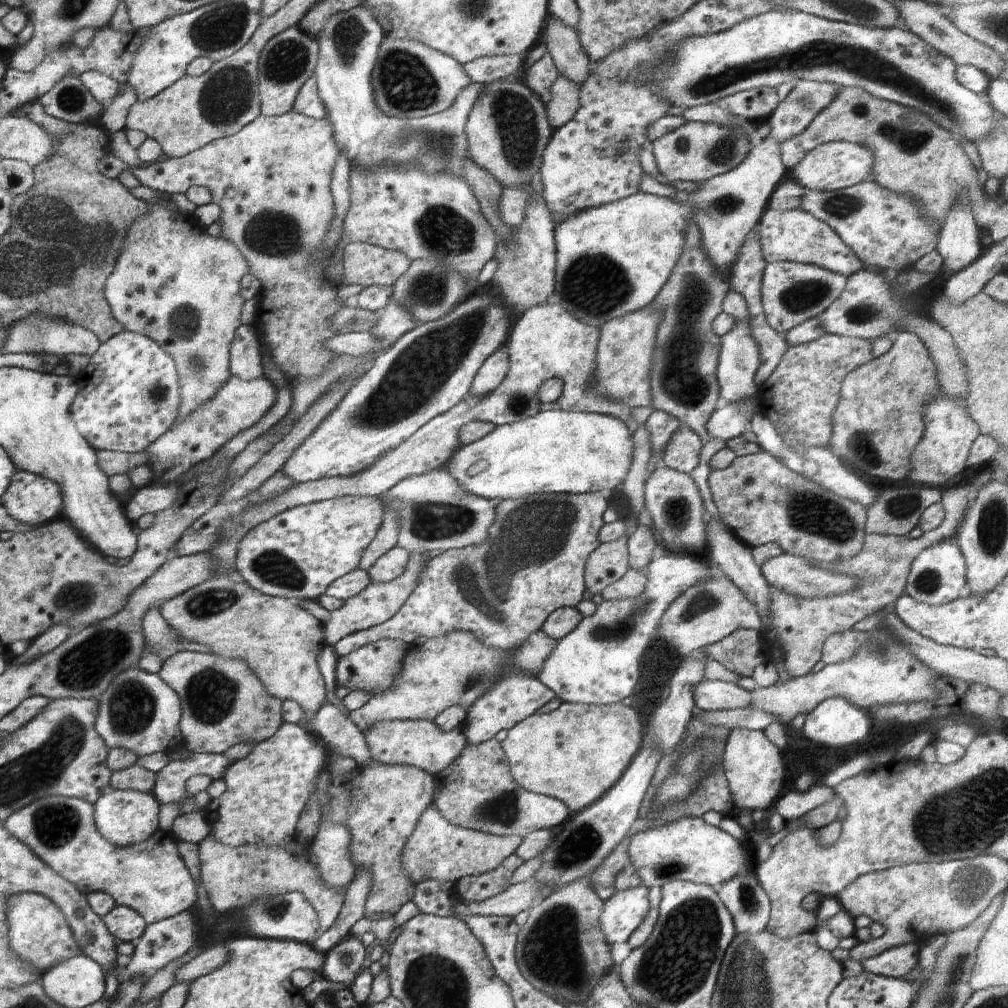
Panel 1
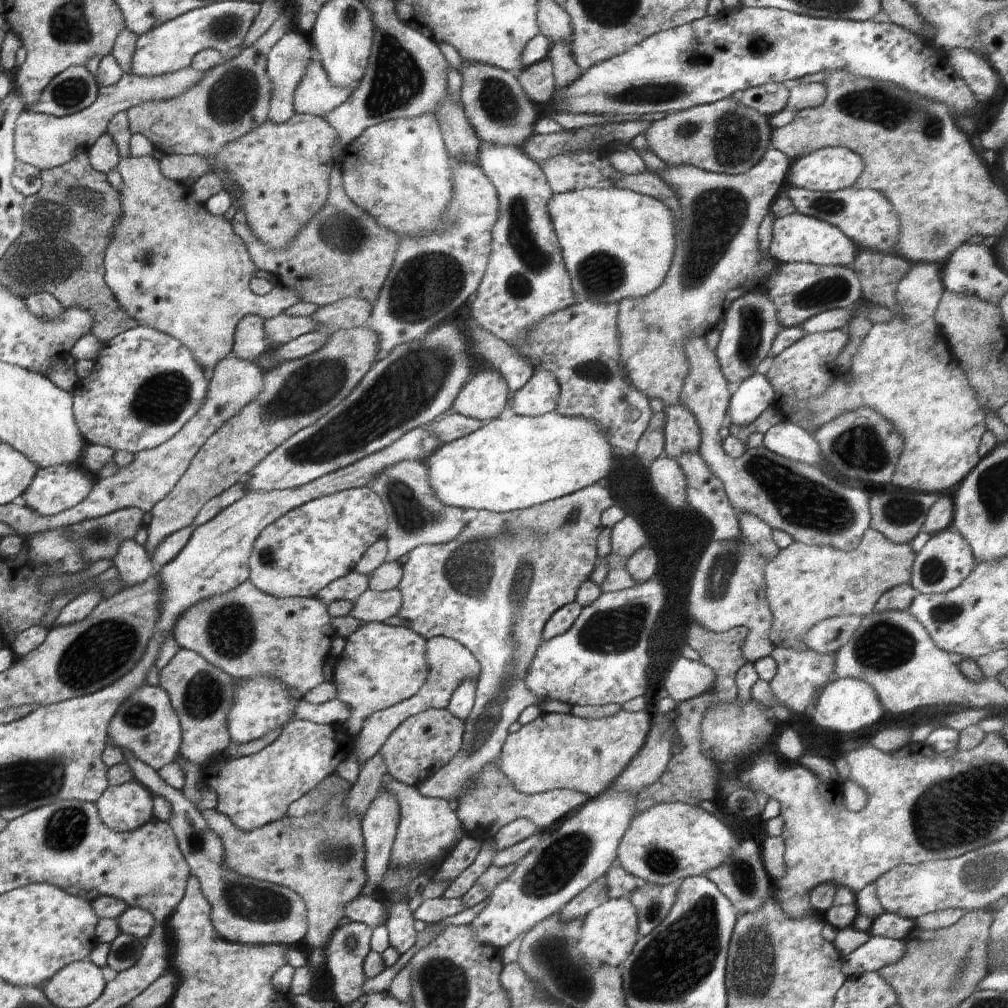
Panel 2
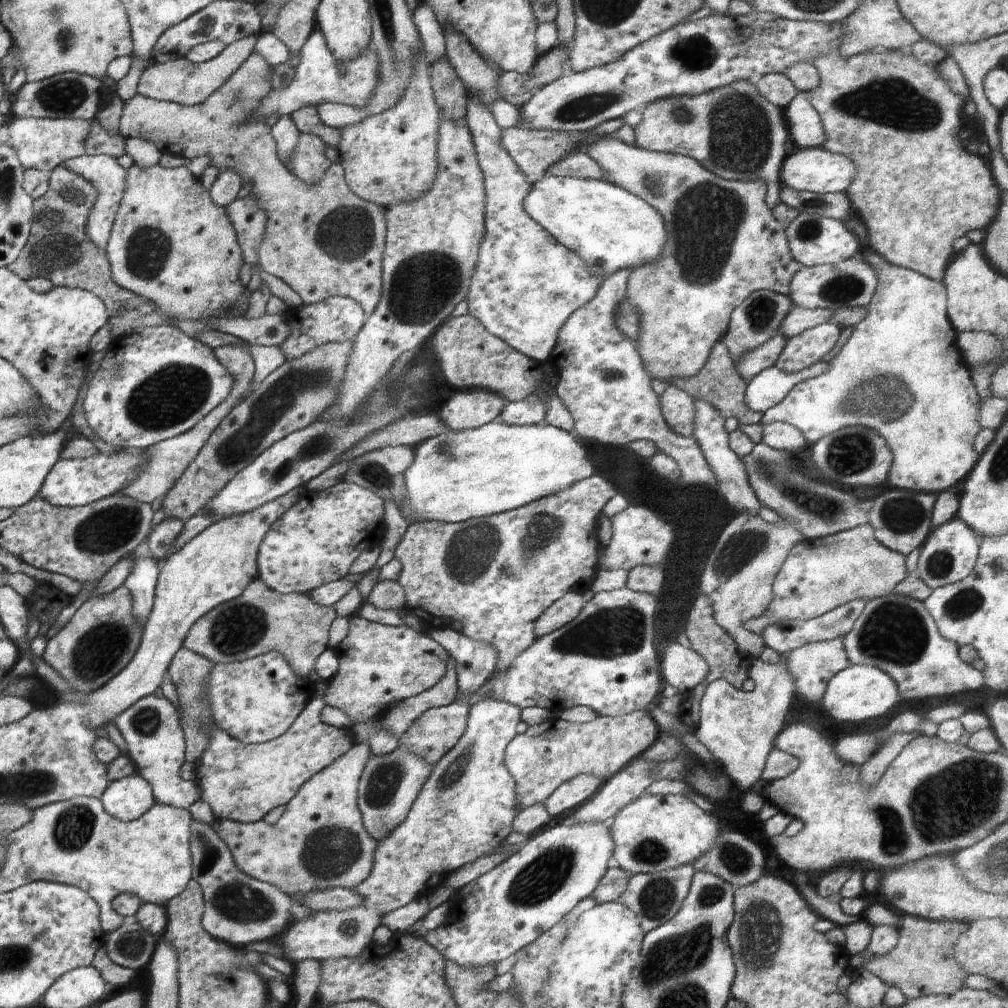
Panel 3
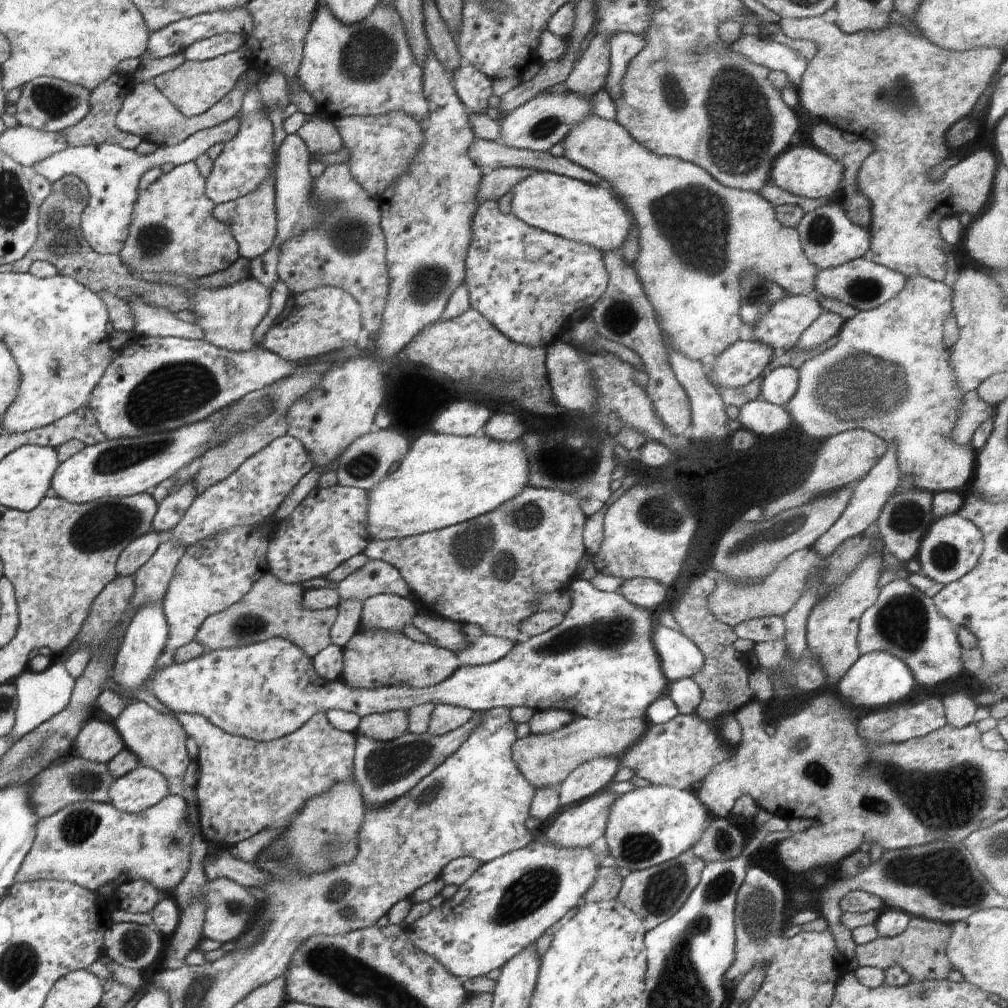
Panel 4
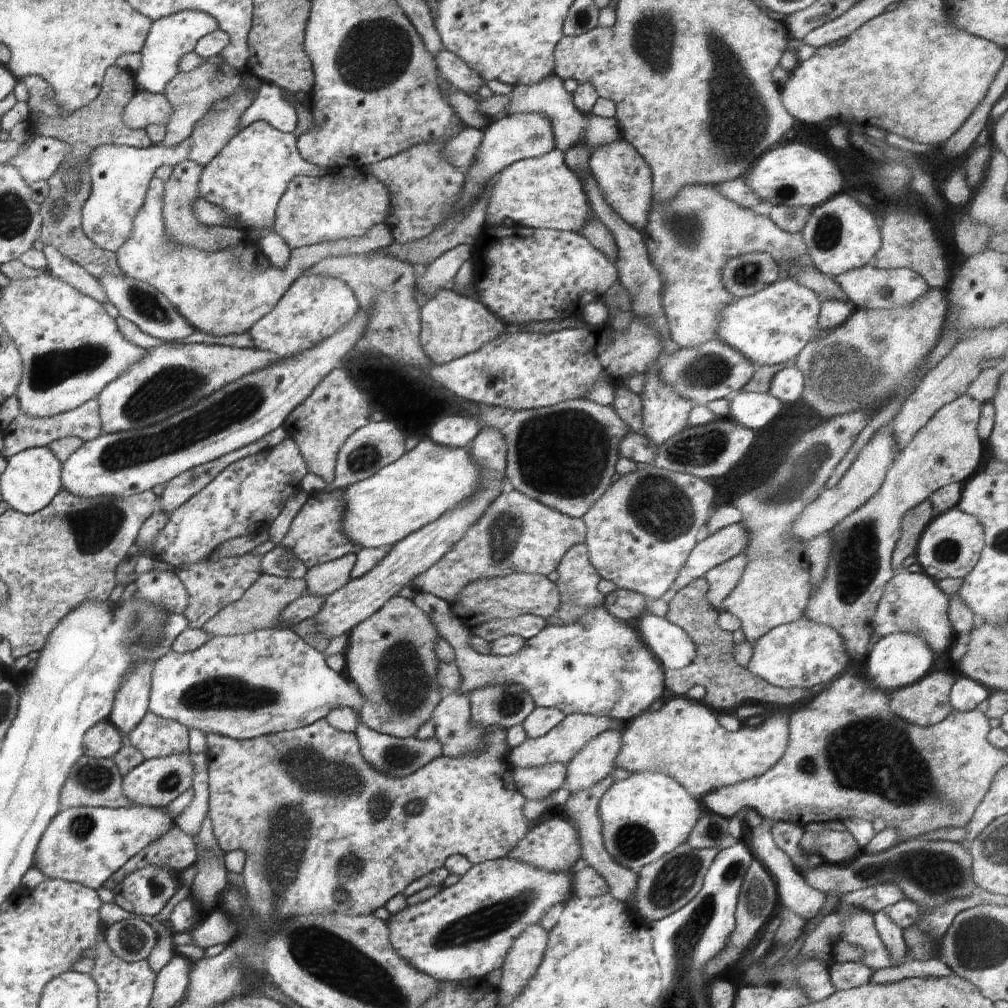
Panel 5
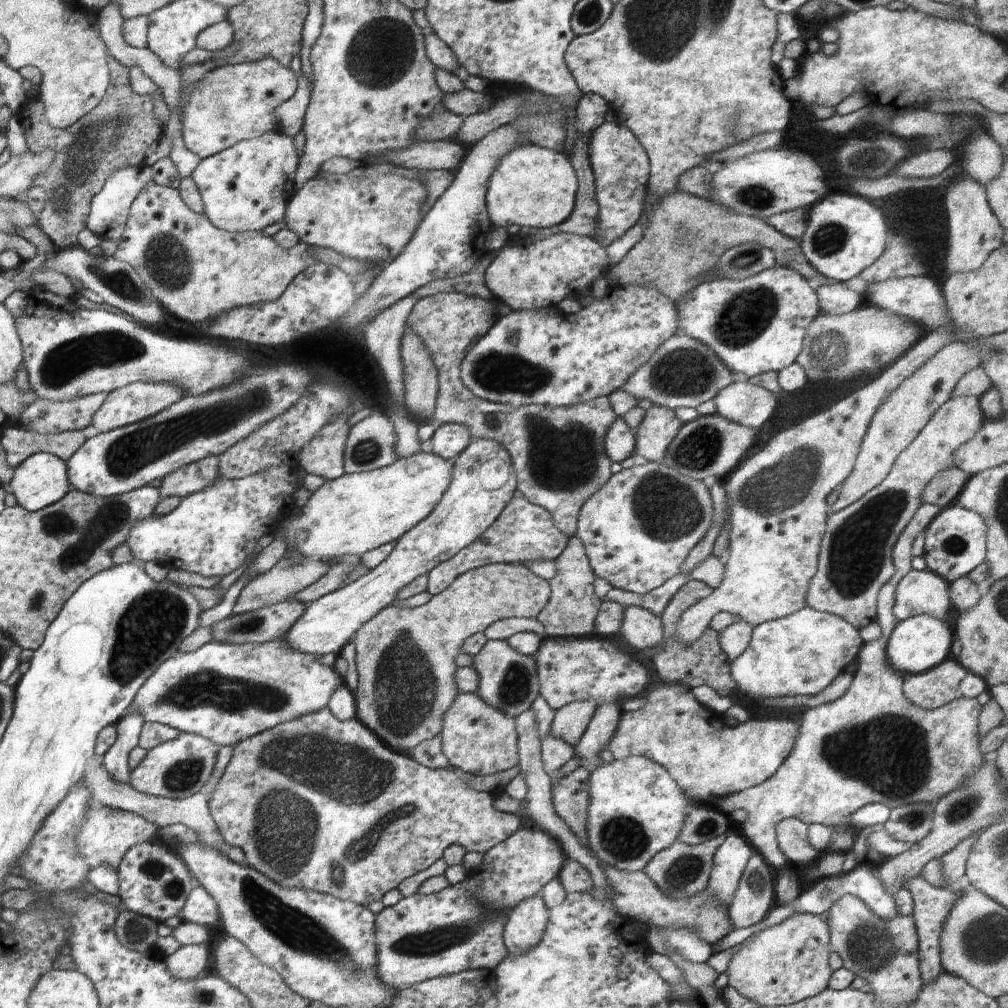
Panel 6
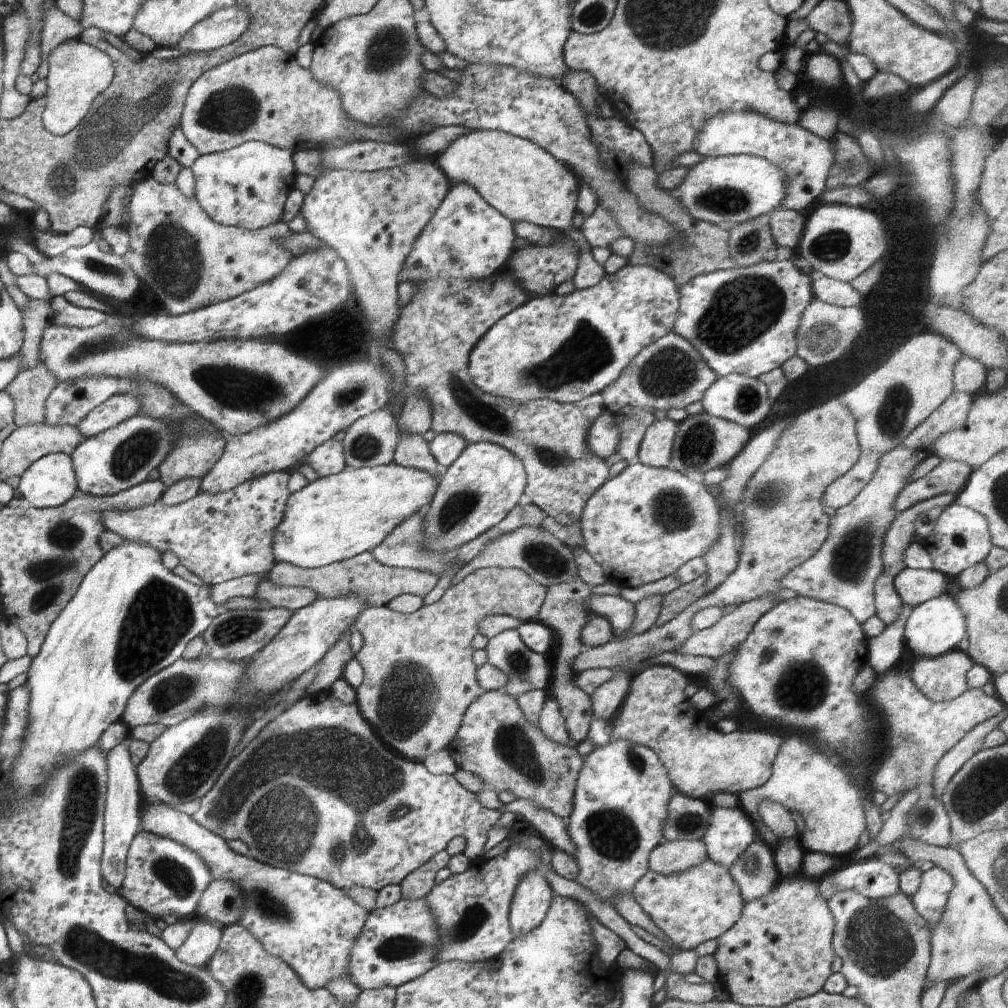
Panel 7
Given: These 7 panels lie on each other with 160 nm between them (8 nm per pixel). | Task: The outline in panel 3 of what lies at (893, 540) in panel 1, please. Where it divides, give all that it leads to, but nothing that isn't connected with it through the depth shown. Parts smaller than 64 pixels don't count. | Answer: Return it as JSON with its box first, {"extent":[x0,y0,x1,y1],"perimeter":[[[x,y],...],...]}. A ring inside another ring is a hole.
{"extent":[745,524,911,635],"perimeter":[[[869,524],[854,527],[824,538],[802,539],[788,551],[780,572],[773,582],[773,599],[769,607],[755,619],[749,620],[745,627],[755,635],[761,635],[770,625],[780,625],[788,621],[807,621],[822,616],[824,613],[853,600],[871,601],[885,597],[893,592],[894,587],[911,574],[906,569],[905,556],[880,544],[874,536],[874,529]]]}

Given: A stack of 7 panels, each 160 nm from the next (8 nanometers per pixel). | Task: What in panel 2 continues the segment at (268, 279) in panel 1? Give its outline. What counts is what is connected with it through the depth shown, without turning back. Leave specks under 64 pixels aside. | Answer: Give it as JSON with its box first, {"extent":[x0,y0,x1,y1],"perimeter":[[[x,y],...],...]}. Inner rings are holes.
{"extent":[159,113,338,248],"perimeter":[[[296,113],[286,124],[274,124],[269,119],[262,122],[258,128],[246,133],[240,140],[226,144],[224,150],[216,154],[215,159],[208,156],[164,154],[159,160],[159,165],[167,177],[188,186],[198,177],[208,175],[208,172],[218,175],[220,170],[226,170],[240,190],[238,204],[234,203],[234,206],[242,206],[242,212],[247,217],[248,228],[252,230],[252,234],[258,238],[258,242],[266,244],[266,248],[284,248],[326,206],[334,165],[332,148],[338,137],[336,130],[324,118]]]}

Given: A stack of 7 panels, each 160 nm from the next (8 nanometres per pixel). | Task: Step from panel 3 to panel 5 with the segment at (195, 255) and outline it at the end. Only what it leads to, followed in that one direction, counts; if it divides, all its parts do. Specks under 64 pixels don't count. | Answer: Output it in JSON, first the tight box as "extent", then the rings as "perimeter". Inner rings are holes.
{"extent":[164,158,246,253],"perimeter":[[[188,158],[173,167],[171,176],[165,180],[164,218],[166,218],[167,232],[171,234],[171,240],[180,247],[194,247],[209,253],[235,247],[242,240],[246,240],[245,228],[205,225],[195,215],[195,202],[202,195],[199,188],[202,172],[203,166]]]}

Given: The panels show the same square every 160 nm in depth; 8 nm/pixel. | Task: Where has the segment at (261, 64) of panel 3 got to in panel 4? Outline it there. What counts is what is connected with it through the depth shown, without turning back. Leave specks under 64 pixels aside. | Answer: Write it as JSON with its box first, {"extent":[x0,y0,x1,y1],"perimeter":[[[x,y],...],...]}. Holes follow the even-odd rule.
{"extent":[118,69,389,339],"perimeter":[[[248,69],[245,72],[245,79],[239,79],[234,85],[234,88],[223,96],[214,106],[211,106],[206,112],[193,117],[187,117],[184,113],[181,113],[176,108],[175,104],[167,99],[156,88],[156,85],[152,84],[152,81],[144,81],[138,83],[136,88],[132,89],[132,92],[126,96],[124,100],[122,110],[118,114],[118,127],[124,133],[132,133],[138,137],[142,137],[143,140],[153,142],[157,145],[172,146],[182,143],[183,140],[190,138],[196,131],[203,131],[208,126],[219,125],[224,119],[231,118],[236,114],[237,109],[242,106],[243,96],[246,94],[247,87],[258,82],[262,74],[257,73],[254,69]],[[346,161],[328,165],[314,182],[315,191],[311,198],[330,206],[327,215],[315,227],[279,246],[277,275],[290,293],[320,287],[336,287],[347,292],[359,304],[362,336],[373,339],[383,323],[389,291],[387,246],[379,202],[352,178]]]}

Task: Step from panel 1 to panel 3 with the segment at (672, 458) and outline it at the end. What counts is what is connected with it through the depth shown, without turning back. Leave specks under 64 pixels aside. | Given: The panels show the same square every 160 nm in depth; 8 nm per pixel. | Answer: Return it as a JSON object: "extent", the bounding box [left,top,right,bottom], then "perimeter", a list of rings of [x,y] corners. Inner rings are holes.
{"extent":[659,384,697,437],"perimeter":[[[671,384],[662,396],[659,396],[659,401],[667,425],[677,435],[692,437],[697,417],[693,396]]]}

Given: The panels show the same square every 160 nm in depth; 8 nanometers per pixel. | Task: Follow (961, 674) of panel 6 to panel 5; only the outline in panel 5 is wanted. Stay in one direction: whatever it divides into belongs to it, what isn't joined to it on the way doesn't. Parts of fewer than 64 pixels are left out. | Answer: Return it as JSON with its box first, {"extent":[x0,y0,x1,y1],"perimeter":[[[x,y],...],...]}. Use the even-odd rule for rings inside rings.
{"extent":[889,672,954,727],"perimeter":[[[932,672],[910,686],[890,694],[889,707],[901,719],[929,727],[942,722],[953,710],[949,694],[954,674]]]}

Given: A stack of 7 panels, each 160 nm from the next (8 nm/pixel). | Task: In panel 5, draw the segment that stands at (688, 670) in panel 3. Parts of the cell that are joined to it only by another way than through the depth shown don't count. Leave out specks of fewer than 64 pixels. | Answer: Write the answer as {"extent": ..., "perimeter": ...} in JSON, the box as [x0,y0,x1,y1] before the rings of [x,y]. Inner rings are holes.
{"extent":[638,612,695,671],"perimeter":[[[648,612],[640,618],[638,632],[664,671],[687,667],[695,659],[694,643],[683,628]]]}

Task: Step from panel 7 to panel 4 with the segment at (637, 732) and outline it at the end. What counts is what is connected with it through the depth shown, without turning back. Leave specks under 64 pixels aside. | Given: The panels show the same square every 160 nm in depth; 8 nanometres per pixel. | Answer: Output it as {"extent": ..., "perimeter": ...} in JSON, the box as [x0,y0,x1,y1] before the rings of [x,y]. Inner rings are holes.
{"extent":[619,712,734,790],"perimeter":[[[679,712],[666,724],[649,724],[648,730],[644,732],[642,738],[619,758],[619,762],[620,767],[629,766],[638,777],[648,780],[653,785],[670,785],[680,790],[694,790],[696,783],[705,779],[719,762],[731,759],[734,753],[734,748],[731,745],[728,746],[728,742],[721,738],[711,722],[702,720],[694,713],[683,715]]]}

